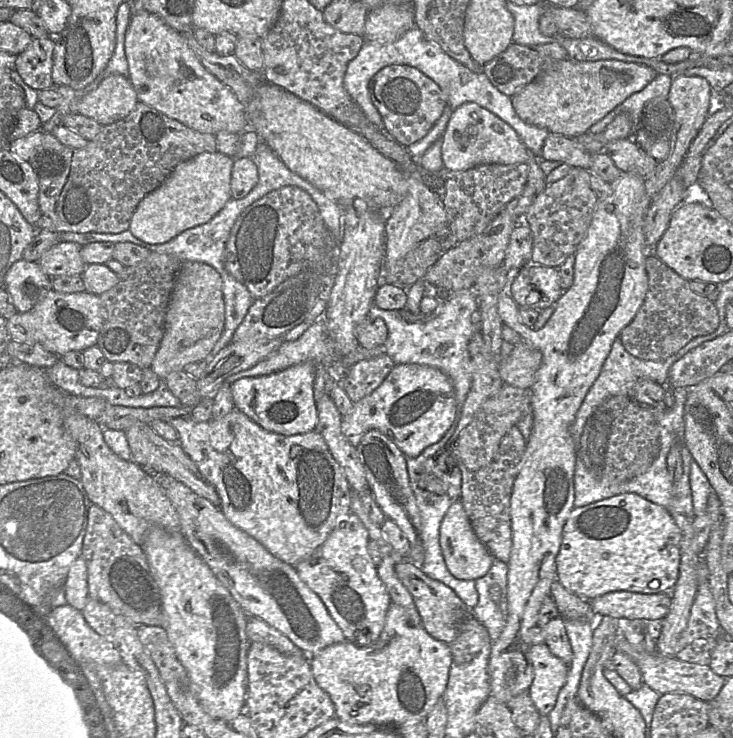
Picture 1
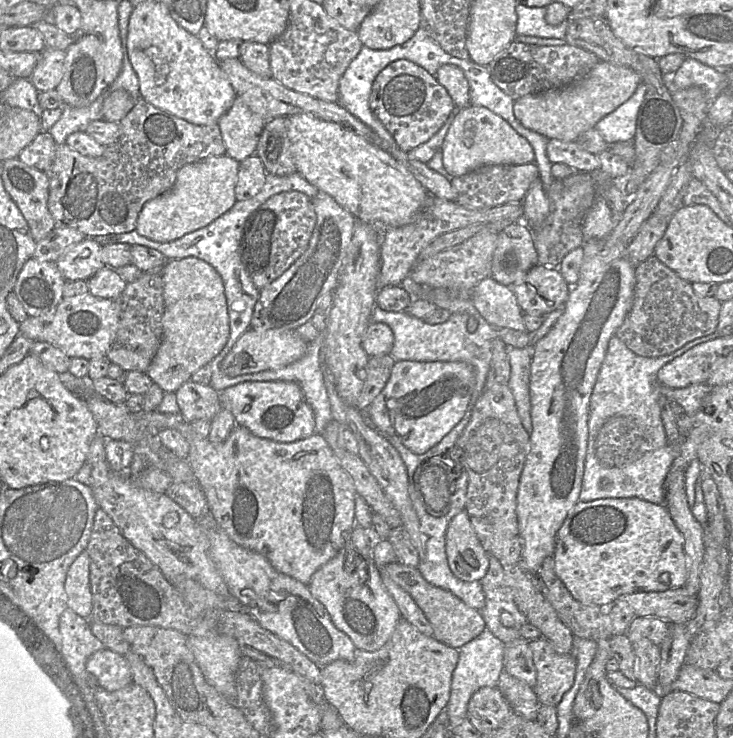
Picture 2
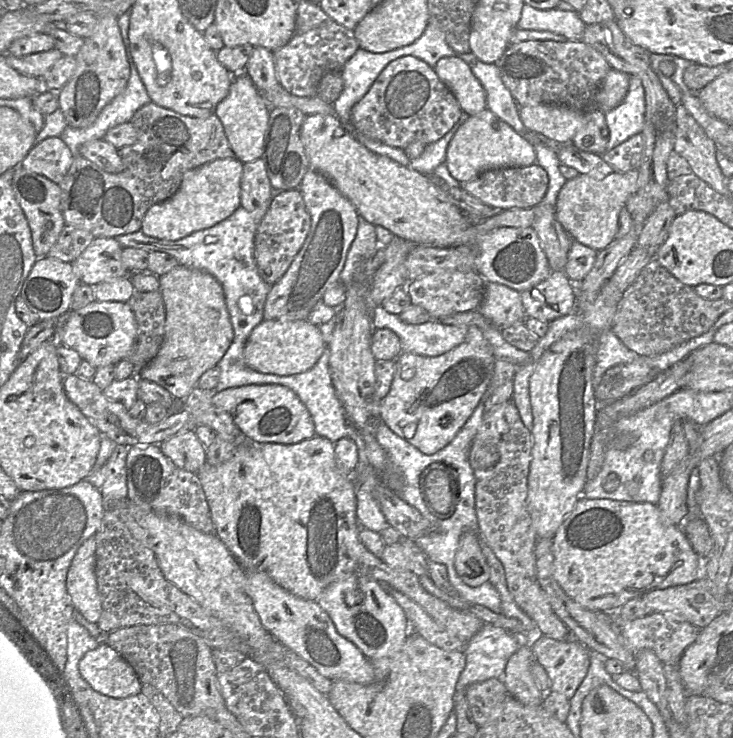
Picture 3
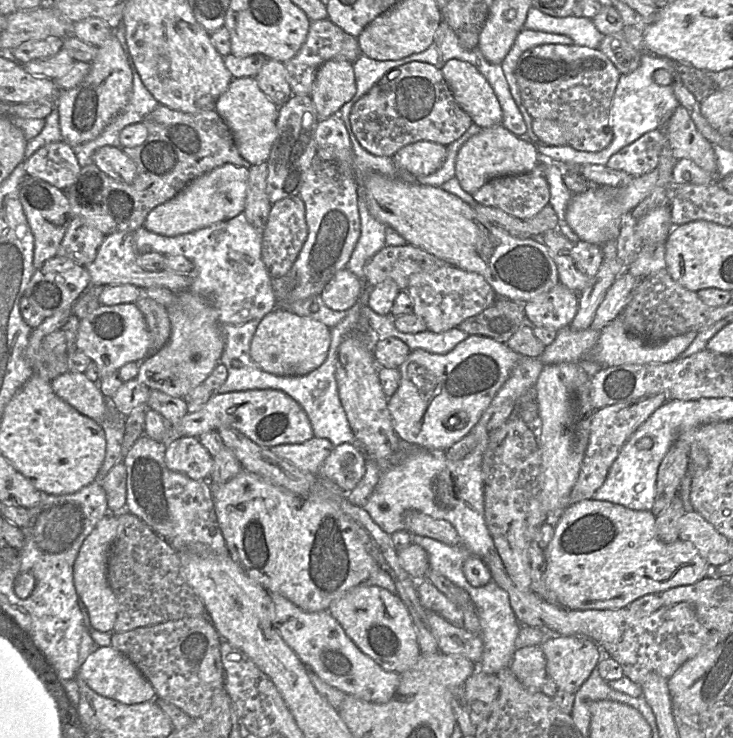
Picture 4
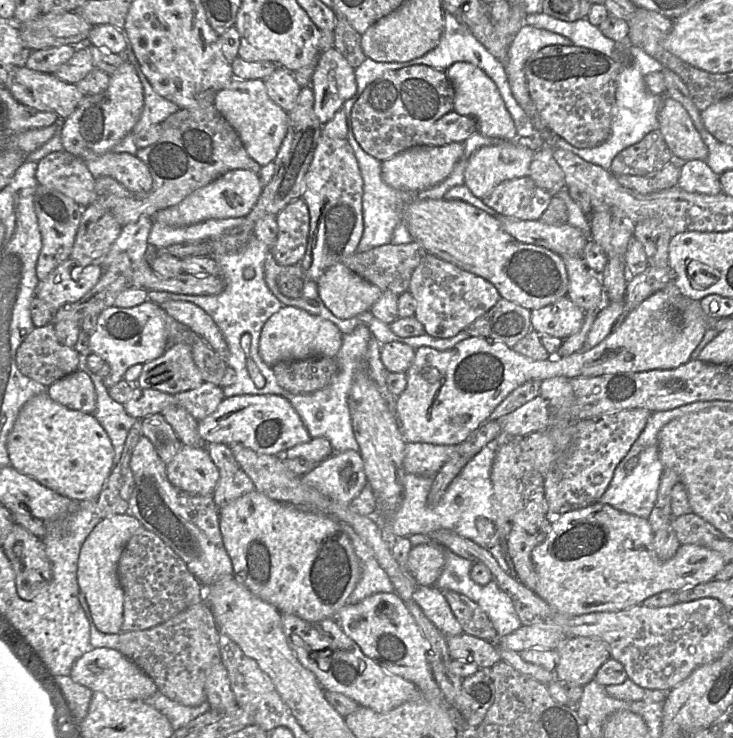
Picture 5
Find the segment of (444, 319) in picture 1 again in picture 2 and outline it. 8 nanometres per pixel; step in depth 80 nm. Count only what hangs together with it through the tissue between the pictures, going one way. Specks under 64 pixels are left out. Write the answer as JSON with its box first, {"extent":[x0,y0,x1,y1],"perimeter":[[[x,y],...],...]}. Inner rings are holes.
{"extent":[371,305,498,408],"perimeter":[[[375,305],[371,321],[387,324],[394,334],[394,345],[390,355],[396,360],[411,360],[420,362],[465,362],[474,371],[475,387],[471,395],[471,408],[486,388],[486,381],[491,370],[491,343],[498,337],[498,329],[488,324],[484,318],[476,319],[478,326],[475,332],[467,330],[469,315],[466,313],[451,313],[449,319],[441,324],[429,324],[408,313],[407,310],[391,312]]]}

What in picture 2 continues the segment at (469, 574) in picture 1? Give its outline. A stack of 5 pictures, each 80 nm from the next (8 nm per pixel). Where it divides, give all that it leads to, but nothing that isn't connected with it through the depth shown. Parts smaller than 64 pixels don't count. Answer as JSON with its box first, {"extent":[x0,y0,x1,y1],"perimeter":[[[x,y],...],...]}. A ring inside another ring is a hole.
{"extent":[445,510,489,581],"perimeter":[[[466,510],[450,520],[445,542],[449,568],[458,579],[480,581],[486,575],[489,555],[477,537]]]}

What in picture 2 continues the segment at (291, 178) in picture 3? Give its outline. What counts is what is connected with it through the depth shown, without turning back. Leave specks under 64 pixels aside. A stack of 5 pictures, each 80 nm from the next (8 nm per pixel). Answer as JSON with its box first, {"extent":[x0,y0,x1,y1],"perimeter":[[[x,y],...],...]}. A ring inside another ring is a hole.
{"extent":[255,117,297,177],"perimeter":[[[275,117],[265,123],[258,141],[255,155],[257,155],[261,160],[267,174],[282,177],[297,173],[297,169],[290,149],[287,130],[288,117]]]}

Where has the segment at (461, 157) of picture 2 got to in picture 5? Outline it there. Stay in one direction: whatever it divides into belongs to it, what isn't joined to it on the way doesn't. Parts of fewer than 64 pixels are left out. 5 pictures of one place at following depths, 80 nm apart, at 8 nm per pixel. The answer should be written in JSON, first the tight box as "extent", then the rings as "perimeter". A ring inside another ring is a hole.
{"extent":[464,140,534,199],"perimeter":[[[517,140],[482,147],[468,160],[464,185],[474,196],[483,199],[500,183],[528,176],[534,154]]]}

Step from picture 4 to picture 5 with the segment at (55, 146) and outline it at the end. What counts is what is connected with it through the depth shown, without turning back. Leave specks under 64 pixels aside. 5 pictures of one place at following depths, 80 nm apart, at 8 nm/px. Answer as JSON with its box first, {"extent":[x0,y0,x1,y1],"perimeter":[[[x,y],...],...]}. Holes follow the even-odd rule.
{"extent":[36,150,96,209],"perimeter":[[[65,150],[39,160],[36,179],[38,184],[66,195],[83,209],[96,200],[95,178],[85,161]]]}

